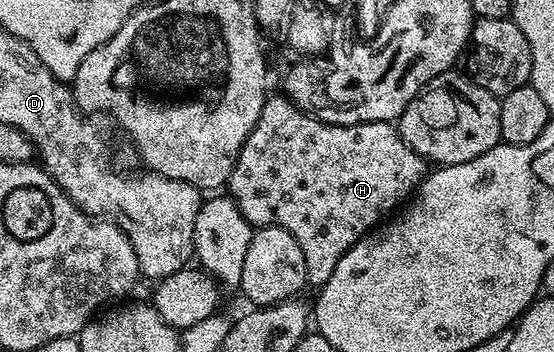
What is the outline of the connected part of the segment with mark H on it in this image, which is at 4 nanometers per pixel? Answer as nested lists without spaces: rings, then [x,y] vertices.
[[[279,94],[273,100],[272,97],[265,99],[262,106],[262,114],[258,118],[254,130],[250,130],[250,134],[238,154],[236,165],[226,185],[226,192],[238,206],[238,210],[242,210],[242,214],[249,224],[253,226],[267,226],[274,221],[279,228],[290,230],[290,234],[294,234],[298,246],[302,246],[302,258],[306,262],[307,283],[309,285],[323,286],[330,278],[330,274],[334,274],[334,266],[338,266],[342,254],[349,252],[363,236],[373,231],[381,221],[391,217],[420,187],[420,182],[425,175],[426,161],[414,150],[410,150],[410,146],[404,144],[404,140],[400,137],[395,123],[370,121],[365,124],[326,124],[316,119],[314,115],[301,111],[292,100]]]

